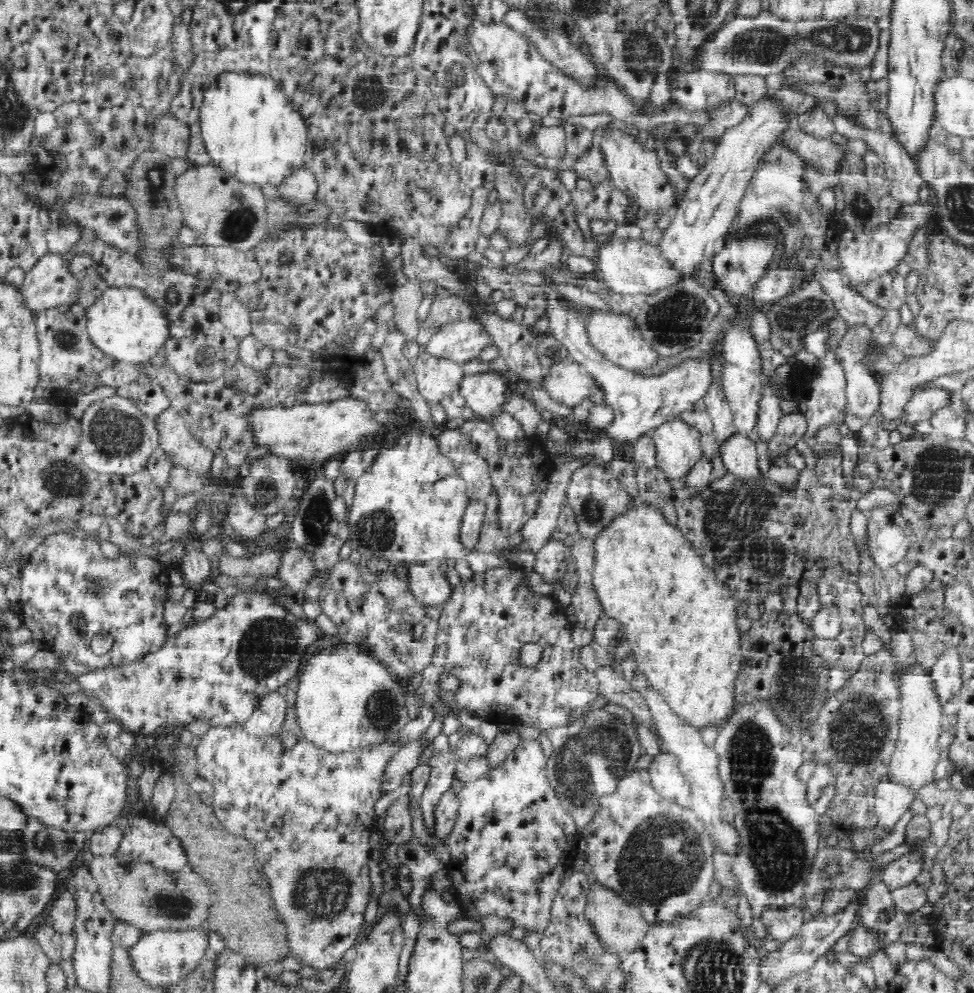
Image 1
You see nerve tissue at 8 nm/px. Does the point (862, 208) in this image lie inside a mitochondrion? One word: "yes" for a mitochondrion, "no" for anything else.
yes

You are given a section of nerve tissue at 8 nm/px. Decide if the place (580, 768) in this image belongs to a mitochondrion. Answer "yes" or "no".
yes

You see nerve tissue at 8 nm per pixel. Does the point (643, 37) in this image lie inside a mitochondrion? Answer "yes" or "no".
yes

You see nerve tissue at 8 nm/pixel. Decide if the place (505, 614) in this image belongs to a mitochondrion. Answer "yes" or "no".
no

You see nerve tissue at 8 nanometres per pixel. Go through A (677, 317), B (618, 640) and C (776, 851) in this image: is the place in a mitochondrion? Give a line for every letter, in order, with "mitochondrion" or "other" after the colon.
A: mitochondrion
B: other
C: mitochondrion

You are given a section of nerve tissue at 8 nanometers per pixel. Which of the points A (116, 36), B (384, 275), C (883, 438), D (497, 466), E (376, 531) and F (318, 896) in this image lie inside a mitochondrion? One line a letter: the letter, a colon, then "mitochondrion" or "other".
A: other
B: other
C: other
D: other
E: mitochondrion
F: mitochondrion

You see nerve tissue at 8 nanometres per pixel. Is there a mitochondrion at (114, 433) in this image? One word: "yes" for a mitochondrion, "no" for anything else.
yes

